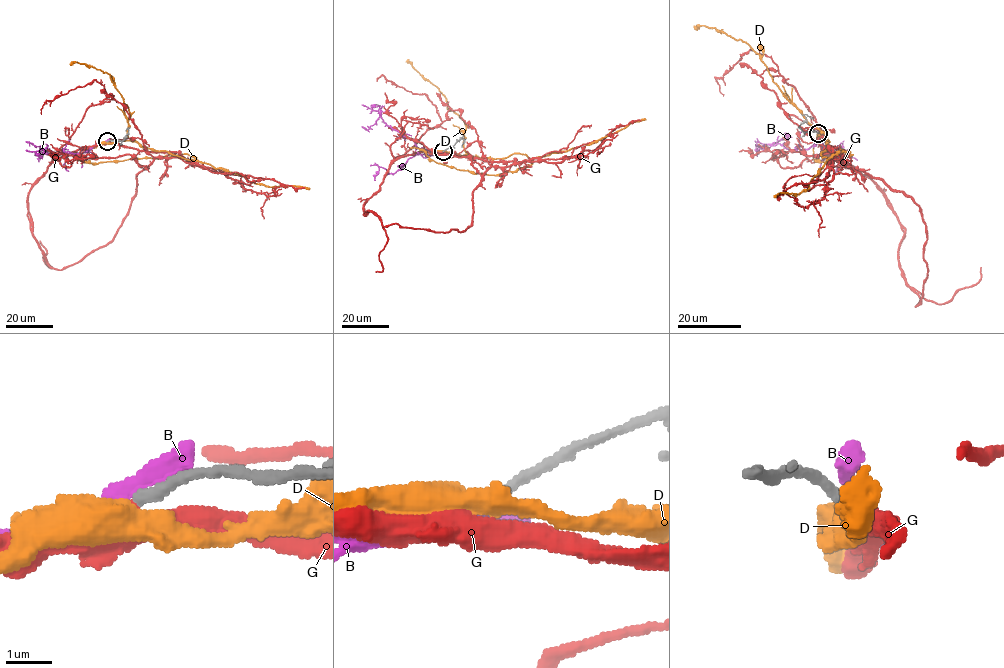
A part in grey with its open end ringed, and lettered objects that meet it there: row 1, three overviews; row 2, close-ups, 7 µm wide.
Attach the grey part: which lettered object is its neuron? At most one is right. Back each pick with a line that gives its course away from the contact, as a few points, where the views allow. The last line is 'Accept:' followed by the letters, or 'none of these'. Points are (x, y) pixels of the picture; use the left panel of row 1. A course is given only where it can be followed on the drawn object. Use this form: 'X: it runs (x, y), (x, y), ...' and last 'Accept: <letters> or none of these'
G: it runs (106, 141), (55, 158), (31, 188), (28, 208), (32, 236), (51, 267), (43, 258), (47, 251), (40, 240)
Accept: G

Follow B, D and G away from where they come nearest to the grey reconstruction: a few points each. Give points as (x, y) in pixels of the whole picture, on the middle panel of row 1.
B: (442, 151), (435, 153), (418, 148), (380, 117), (367, 130), (361, 126)
D: (442, 151), (494, 158), (522, 153), (531, 164), (499, 175), (471, 173), (438, 163), (423, 151), (410, 147)
G: (442, 151), (400, 157), (364, 204), (387, 239), (379, 254), (383, 270), (376, 272)

